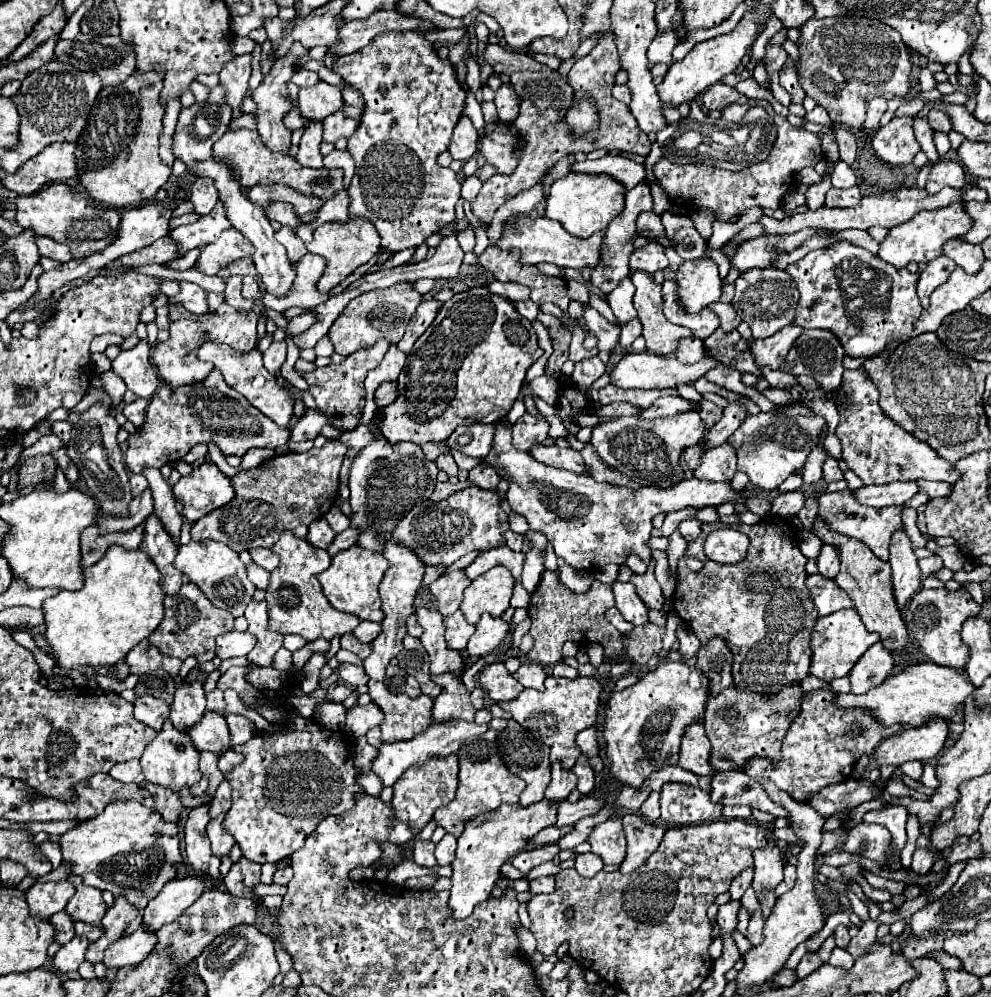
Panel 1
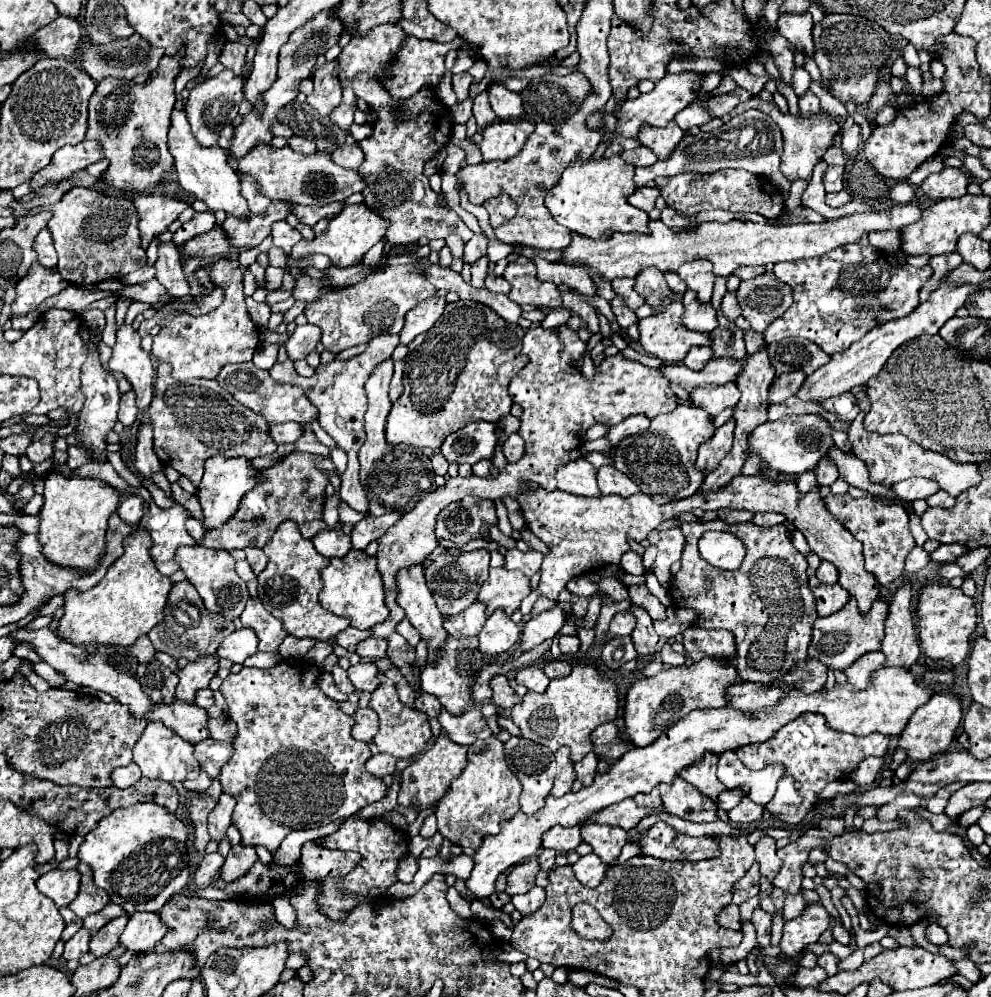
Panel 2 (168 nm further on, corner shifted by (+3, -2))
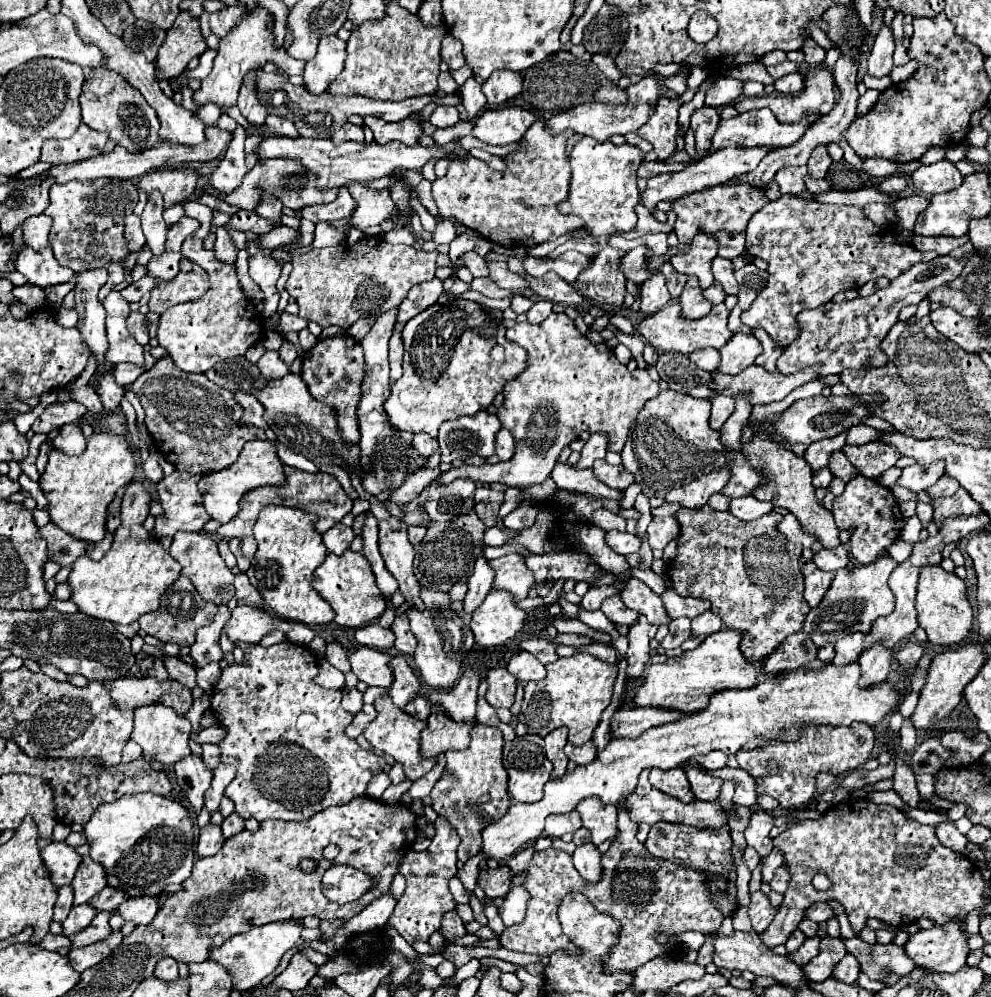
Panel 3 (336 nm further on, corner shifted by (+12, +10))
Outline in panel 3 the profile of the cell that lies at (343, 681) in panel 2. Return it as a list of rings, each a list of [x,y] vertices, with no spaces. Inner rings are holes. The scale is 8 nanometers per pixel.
[[[337,642],[327,644],[325,656],[327,656],[327,660],[329,660],[337,670],[341,670],[343,674],[347,674],[347,672],[351,670],[349,660],[347,660],[347,650],[345,650],[341,644],[337,644]]]

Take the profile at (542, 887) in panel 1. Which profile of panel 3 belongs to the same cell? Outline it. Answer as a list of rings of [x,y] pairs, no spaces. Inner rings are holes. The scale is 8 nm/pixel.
[[[521,884],[513,886],[509,890],[509,894],[505,896],[505,902],[503,906],[499,908],[499,916],[503,920],[505,926],[511,926],[511,924],[519,924],[525,916],[525,910],[527,910],[527,888],[523,888]]]

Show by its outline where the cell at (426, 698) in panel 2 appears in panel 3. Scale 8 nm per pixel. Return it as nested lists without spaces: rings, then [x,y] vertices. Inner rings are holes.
[[[417,696],[417,698],[411,700],[411,704],[407,704],[403,710],[405,710],[407,714],[411,714],[411,716],[417,716],[419,720],[427,720],[427,716],[431,714],[431,702],[425,700],[423,696]]]

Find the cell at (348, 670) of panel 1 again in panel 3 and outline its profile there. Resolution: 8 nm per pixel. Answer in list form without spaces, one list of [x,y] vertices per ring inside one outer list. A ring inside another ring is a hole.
[[[361,646],[353,654],[349,654],[353,674],[361,682],[365,682],[369,686],[381,686],[381,688],[389,688],[393,682],[391,670],[387,666],[389,658],[391,656],[387,652],[367,648],[367,646]]]

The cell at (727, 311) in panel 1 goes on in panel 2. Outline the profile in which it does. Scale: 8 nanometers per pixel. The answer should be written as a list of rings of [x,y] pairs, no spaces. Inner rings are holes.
[[[726,292],[724,300],[722,300],[722,314],[728,318],[728,320],[736,320],[740,316],[740,306],[738,306],[738,300],[736,300],[736,292]]]

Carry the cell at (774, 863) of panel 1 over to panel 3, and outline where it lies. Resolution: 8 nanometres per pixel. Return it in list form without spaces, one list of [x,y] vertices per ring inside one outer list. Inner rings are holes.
[[[753,812],[749,826],[745,830],[747,846],[755,848],[761,858],[769,856],[773,850],[773,844],[769,840],[769,830],[773,828],[773,816],[769,812]]]

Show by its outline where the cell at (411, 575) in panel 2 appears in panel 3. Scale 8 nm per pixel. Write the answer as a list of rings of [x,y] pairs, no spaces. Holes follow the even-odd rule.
[[[389,518],[379,522],[379,550],[385,560],[387,570],[399,582],[399,590],[411,608],[425,608],[419,598],[421,586],[413,574],[415,548],[407,538],[407,524],[399,518]]]

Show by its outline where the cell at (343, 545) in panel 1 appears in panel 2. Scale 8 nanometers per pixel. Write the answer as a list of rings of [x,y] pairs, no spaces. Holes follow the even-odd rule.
[[[388,512],[380,518],[374,516],[364,516],[352,532],[352,548],[354,550],[364,550],[370,542],[378,540],[380,536],[384,536],[388,532],[388,528],[392,524],[396,524],[402,518],[402,512]]]

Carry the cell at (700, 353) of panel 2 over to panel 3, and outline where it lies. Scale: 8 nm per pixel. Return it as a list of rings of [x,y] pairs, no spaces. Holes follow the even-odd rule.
[[[699,348],[699,350],[689,354],[689,360],[695,362],[701,370],[713,372],[719,364],[719,352],[715,348]]]

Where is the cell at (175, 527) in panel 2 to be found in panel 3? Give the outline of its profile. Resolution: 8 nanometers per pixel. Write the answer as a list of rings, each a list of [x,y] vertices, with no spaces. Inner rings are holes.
[[[173,472],[157,484],[157,496],[163,506],[163,514],[155,516],[153,536],[161,540],[163,536],[173,536],[177,530],[203,528],[209,514],[203,508],[203,498],[197,490],[201,476],[187,472]]]

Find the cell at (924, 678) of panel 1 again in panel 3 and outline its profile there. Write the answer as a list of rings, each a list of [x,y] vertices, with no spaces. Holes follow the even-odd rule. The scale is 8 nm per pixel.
[[[859,662],[847,664],[845,668],[835,668],[829,664],[821,670],[783,670],[749,690],[715,692],[709,696],[707,708],[693,714],[683,714],[673,724],[649,728],[637,738],[613,738],[601,752],[597,752],[597,758],[591,764],[577,766],[559,780],[549,780],[539,802],[509,806],[501,820],[481,830],[481,854],[497,862],[507,860],[515,854],[515,850],[543,834],[547,814],[571,812],[583,798],[593,796],[605,804],[621,802],[635,790],[643,768],[655,766],[661,770],[671,770],[685,760],[691,760],[697,754],[709,754],[711,750],[735,754],[739,748],[757,748],[763,744],[763,738],[797,740],[797,728],[803,724],[851,726],[853,722],[865,722],[875,726],[883,718],[891,716],[897,704],[899,692],[887,680],[871,688],[859,688]]]

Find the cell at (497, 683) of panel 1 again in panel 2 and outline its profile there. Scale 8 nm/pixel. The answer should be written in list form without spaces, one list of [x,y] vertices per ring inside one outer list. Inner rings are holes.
[[[496,676],[496,678],[492,680],[492,690],[494,690],[492,700],[494,700],[494,704],[496,704],[498,708],[510,710],[510,708],[514,708],[516,704],[522,702],[522,698],[514,692],[514,688],[510,686],[510,682],[508,682],[506,676]]]

